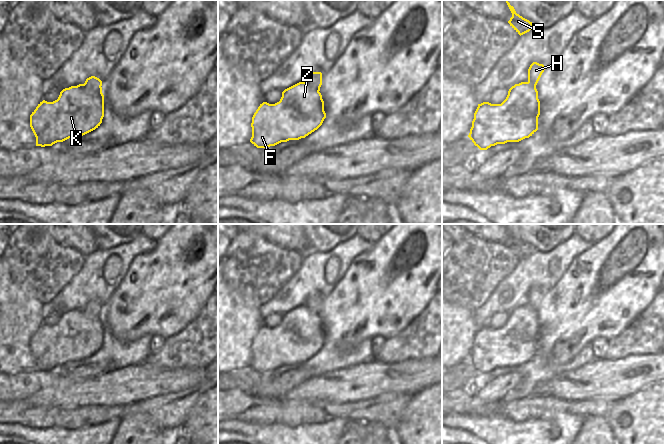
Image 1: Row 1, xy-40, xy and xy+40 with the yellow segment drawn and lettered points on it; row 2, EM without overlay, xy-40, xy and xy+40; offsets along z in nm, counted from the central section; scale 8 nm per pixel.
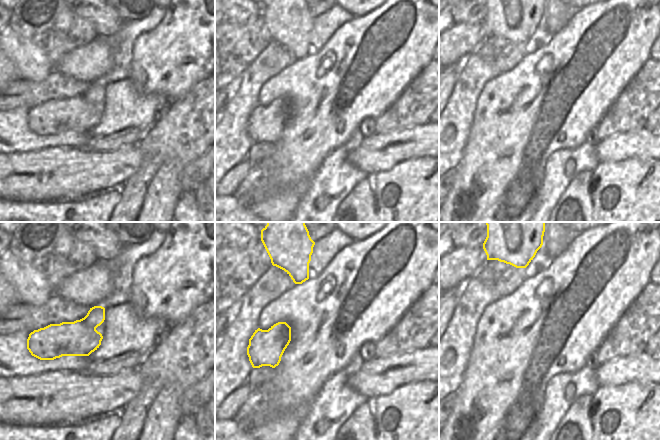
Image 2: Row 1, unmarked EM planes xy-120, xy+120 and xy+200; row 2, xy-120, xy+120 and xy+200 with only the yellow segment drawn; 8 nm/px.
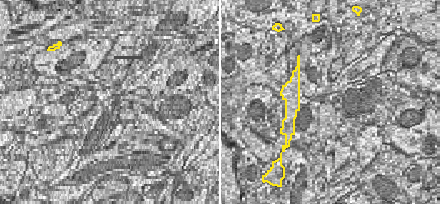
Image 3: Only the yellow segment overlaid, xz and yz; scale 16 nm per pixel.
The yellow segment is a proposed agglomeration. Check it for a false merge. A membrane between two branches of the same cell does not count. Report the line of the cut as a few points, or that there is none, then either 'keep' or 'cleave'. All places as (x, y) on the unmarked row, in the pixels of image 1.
cut xy-40 (83, 308), (87, 313), (95, 315), (101, 311); cleave

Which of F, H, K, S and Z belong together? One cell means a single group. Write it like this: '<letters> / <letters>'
F K Z / H S

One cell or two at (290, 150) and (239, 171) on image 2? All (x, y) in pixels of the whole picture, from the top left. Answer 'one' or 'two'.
two

